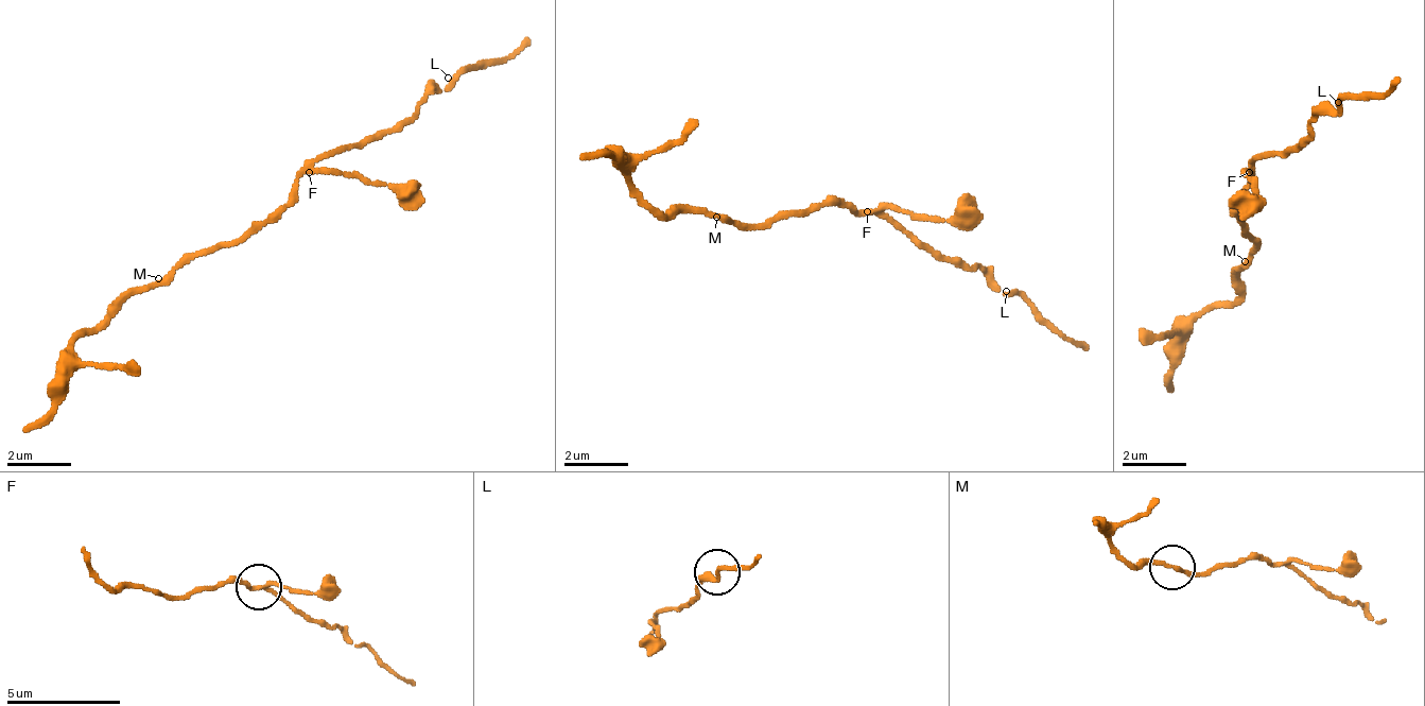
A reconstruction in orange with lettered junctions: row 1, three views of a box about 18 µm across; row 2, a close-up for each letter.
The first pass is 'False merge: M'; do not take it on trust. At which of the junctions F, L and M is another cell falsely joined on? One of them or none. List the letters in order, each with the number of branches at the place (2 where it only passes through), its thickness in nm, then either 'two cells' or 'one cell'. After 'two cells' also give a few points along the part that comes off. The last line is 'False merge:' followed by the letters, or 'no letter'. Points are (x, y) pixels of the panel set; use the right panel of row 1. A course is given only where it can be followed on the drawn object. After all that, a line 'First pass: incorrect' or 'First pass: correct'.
F: 3 | 150 nm | two cells | (1251, 174), (1250, 192), (1243, 219)
L: 2 | 150 nm | one cell
M: 2 | 180 nm | one cell
False merge: F
First pass: incorrect

